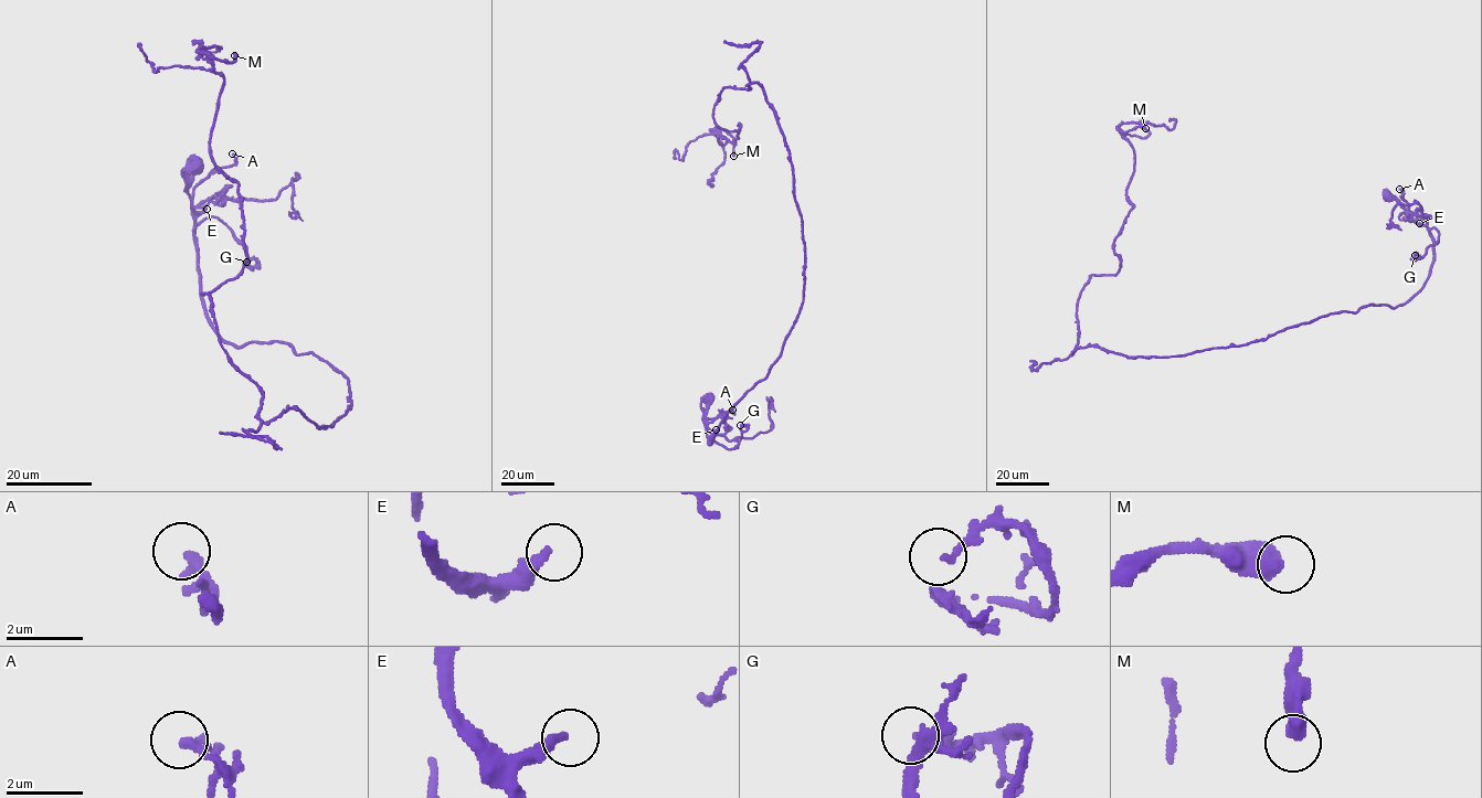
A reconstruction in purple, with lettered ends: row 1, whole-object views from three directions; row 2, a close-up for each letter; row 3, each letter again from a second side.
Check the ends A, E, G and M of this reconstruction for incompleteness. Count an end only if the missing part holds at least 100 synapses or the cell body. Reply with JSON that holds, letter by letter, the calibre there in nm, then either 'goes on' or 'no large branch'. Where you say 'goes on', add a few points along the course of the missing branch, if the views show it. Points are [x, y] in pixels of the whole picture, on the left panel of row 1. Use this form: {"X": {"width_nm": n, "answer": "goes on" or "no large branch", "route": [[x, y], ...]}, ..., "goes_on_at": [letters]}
{"A": {"width_nm": 180, "answer": "no large branch"}, "E": {"width_nm": 280, "answer": "no large branch"}, "G": {"width_nm": 100, "answer": "no large branch"}, "M": {"width_nm": 480, "answer": "no large branch"}, "goes_on_at": []}

